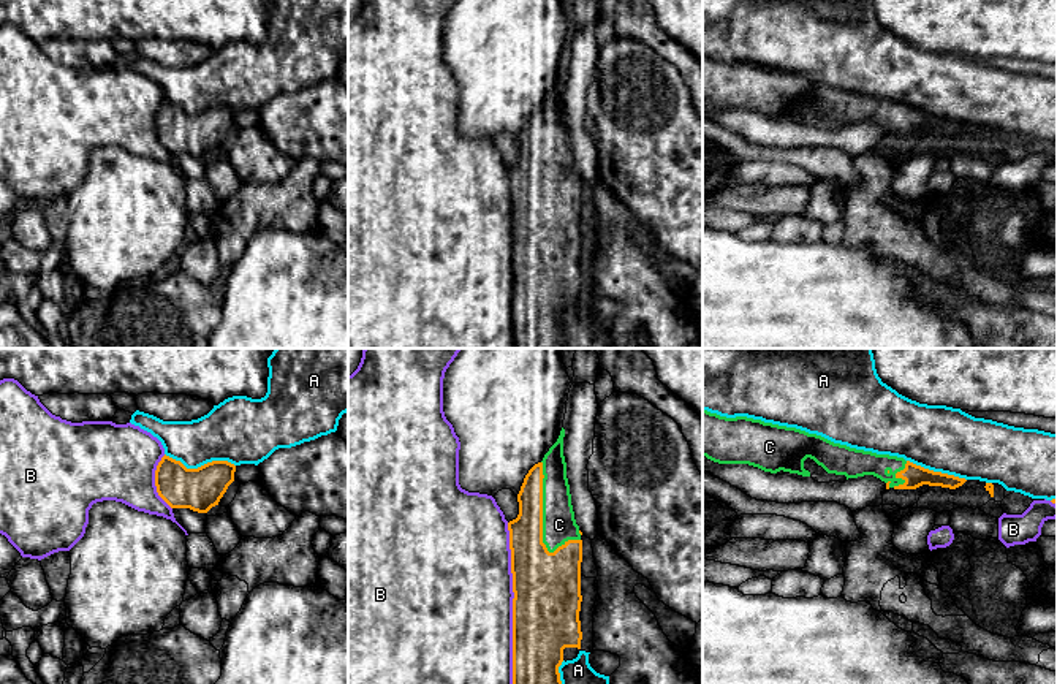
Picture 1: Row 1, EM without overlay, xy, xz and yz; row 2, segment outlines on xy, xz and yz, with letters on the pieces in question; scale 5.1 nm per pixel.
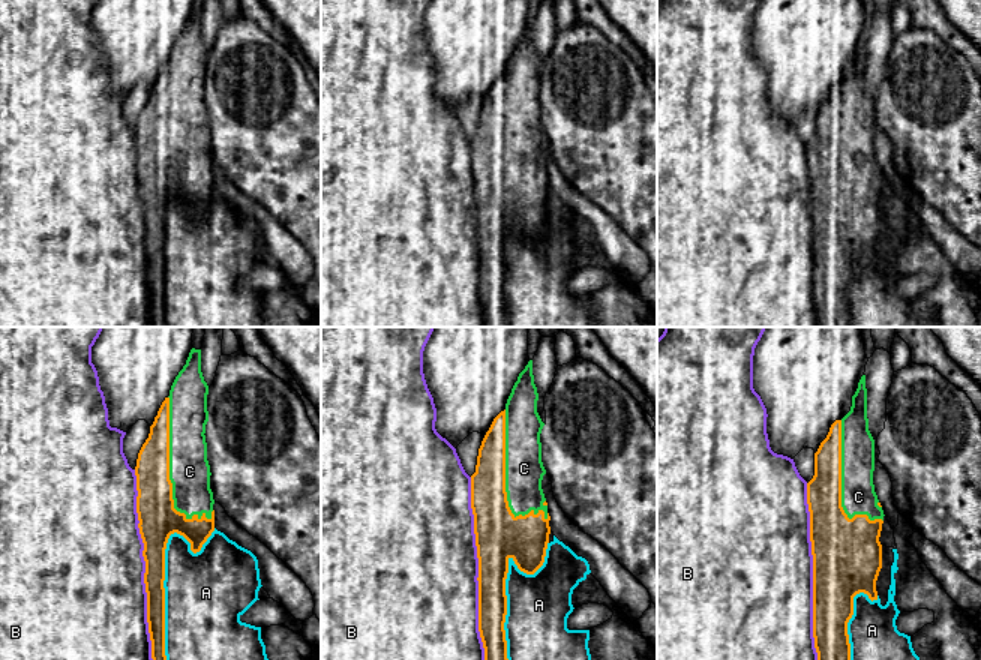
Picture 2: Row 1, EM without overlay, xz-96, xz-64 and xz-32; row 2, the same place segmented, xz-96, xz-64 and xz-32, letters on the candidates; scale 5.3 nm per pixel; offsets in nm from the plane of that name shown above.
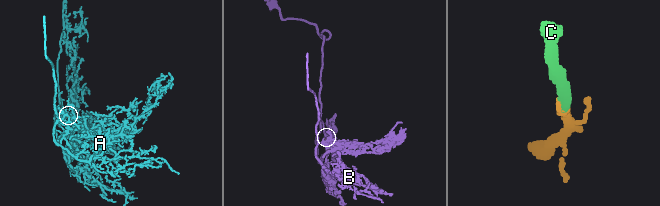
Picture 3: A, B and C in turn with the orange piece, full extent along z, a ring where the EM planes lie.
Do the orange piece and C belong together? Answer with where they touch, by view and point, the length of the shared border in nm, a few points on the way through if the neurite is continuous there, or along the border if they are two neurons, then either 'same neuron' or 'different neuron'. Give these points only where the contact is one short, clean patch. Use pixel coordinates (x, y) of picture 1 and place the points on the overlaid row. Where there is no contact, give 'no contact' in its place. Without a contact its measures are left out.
meets orange in xz at (541, 509); contact 480 nm long; same neuron

